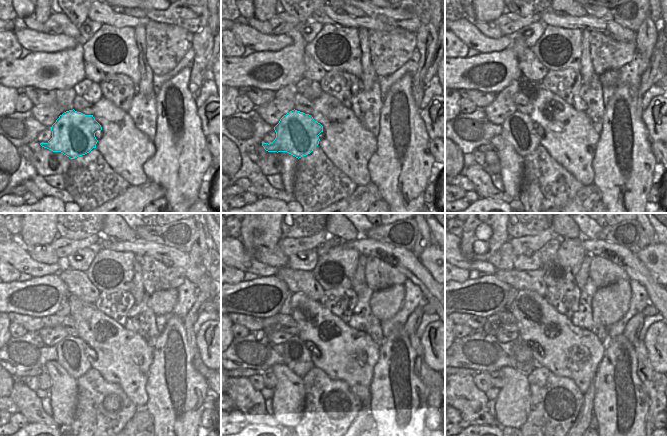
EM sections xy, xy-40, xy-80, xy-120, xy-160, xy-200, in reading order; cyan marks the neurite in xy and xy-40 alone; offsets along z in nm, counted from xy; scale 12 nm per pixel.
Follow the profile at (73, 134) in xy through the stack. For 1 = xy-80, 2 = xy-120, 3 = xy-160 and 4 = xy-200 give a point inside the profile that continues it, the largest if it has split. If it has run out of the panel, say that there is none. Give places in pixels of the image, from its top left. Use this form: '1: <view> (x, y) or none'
1: xy-80 (519, 130)
2: xy-120 (72, 352)
3: xy-160 (297, 358)
4: xy-200 (523, 350)

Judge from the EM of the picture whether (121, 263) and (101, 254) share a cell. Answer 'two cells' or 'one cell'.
one cell

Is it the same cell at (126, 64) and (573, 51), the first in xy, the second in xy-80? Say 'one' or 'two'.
one

